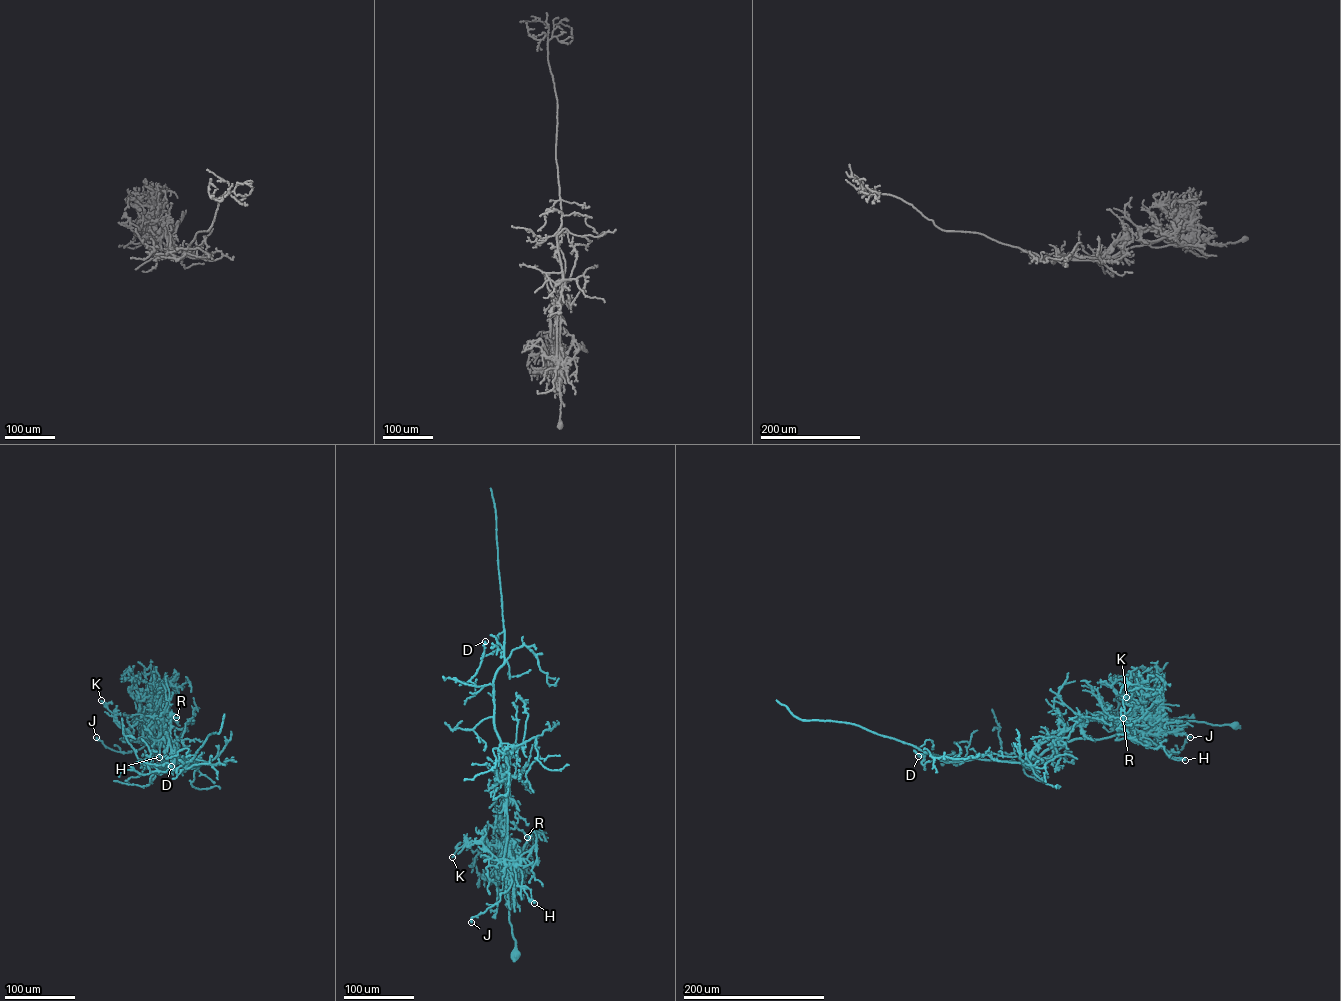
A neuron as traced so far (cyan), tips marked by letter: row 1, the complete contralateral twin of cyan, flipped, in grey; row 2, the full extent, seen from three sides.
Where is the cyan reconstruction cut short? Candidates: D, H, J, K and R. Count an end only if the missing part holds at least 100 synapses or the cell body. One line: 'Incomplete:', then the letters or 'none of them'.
Incomplete: none of them

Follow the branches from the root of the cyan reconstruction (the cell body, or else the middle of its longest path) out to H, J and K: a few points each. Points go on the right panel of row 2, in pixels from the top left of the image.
H: (1236, 725), (1158, 720), (1160, 727), (1140, 739), (1140, 743), (1163, 748), (1170, 758), (1185, 760)
J: (1236, 725), (1159, 720), (1160, 727), (1150, 732), (1161, 747), (1171, 753), (1181, 750), (1186, 739), (1190, 737)
K: (1236, 725), (1158, 720), (1160, 727), (1151, 734), (1145, 730), (1130, 738), (1115, 728), (1112, 720), (1126, 697)

